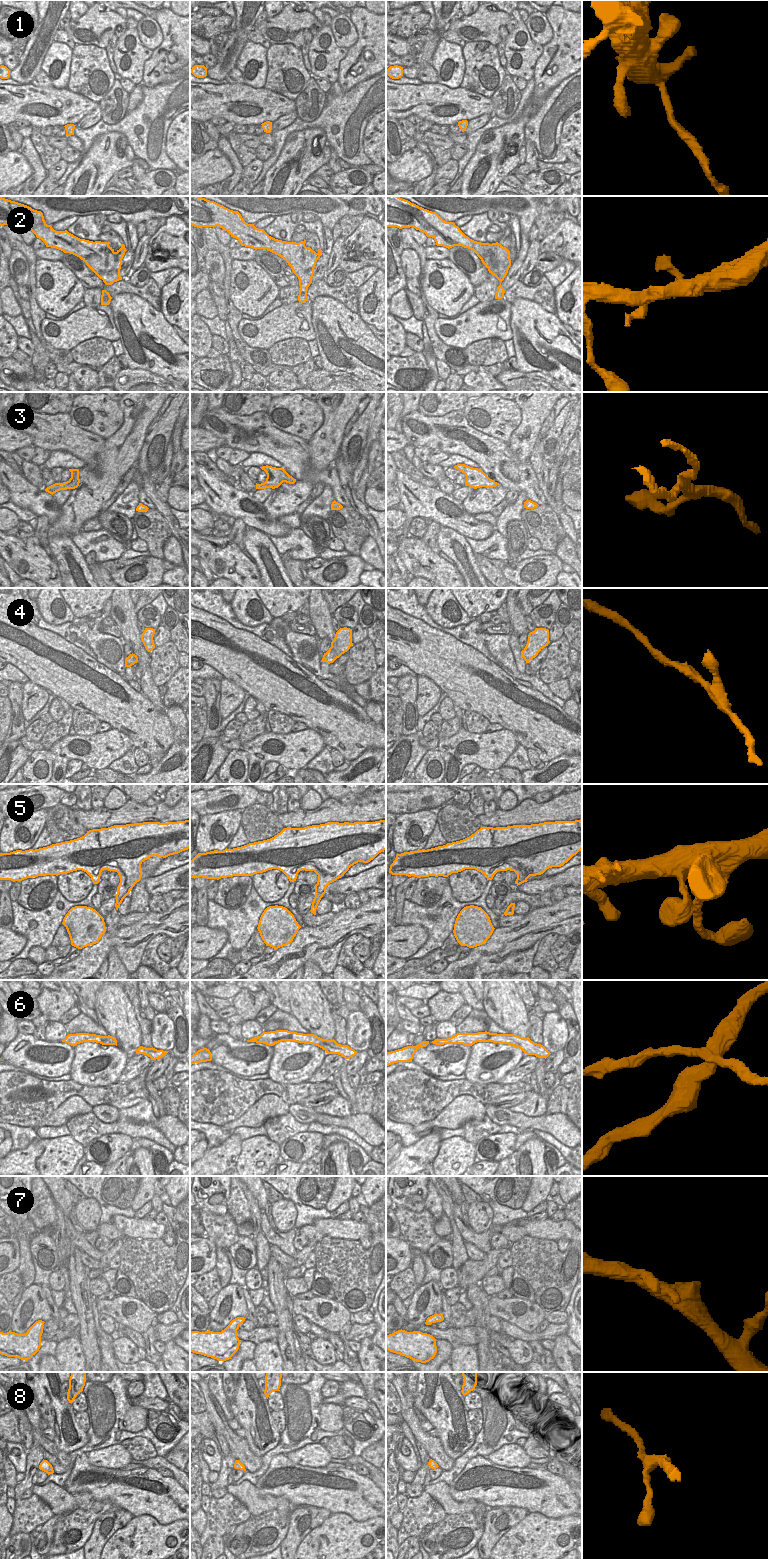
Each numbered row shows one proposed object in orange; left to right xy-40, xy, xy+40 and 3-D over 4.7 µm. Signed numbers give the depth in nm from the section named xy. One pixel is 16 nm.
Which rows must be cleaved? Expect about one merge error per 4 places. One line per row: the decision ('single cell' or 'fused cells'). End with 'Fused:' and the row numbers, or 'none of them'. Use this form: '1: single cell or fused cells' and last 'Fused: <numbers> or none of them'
1: fused cells
2: single cell
3: fused cells
4: single cell
5: single cell
6: fused cells
7: single cell
8: single cell
Fused: 1, 3, 6

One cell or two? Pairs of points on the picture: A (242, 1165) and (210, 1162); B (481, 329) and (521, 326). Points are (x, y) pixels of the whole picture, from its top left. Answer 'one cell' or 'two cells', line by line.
A: two cells
B: two cells

